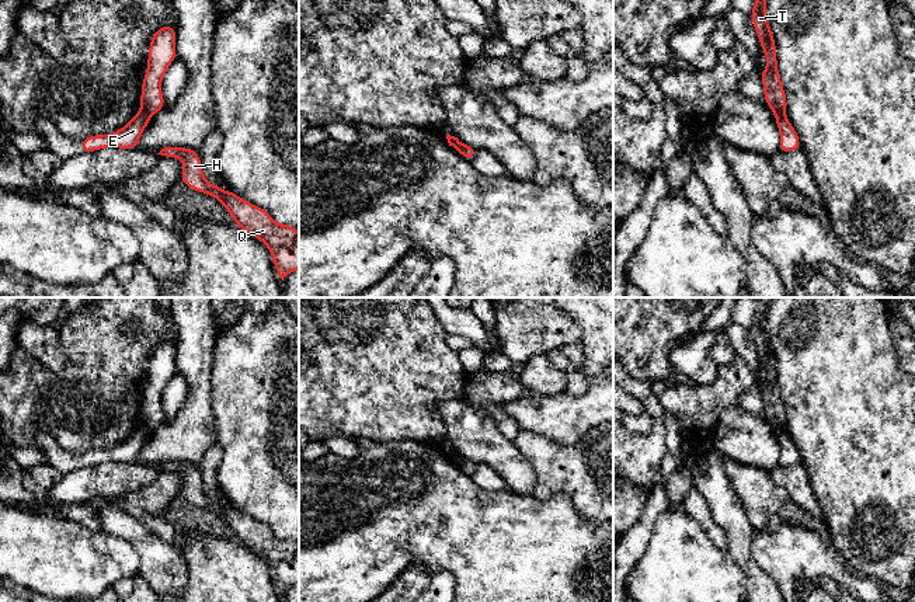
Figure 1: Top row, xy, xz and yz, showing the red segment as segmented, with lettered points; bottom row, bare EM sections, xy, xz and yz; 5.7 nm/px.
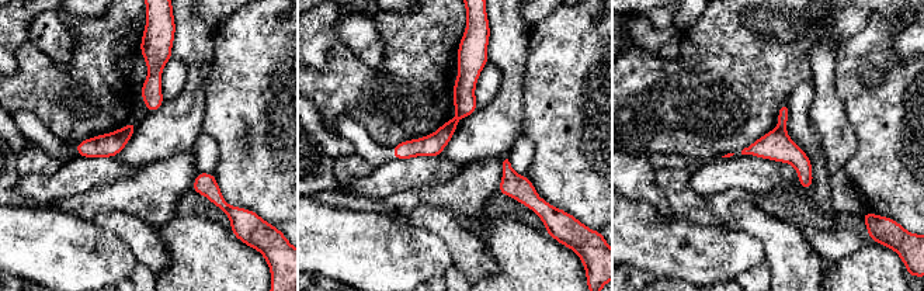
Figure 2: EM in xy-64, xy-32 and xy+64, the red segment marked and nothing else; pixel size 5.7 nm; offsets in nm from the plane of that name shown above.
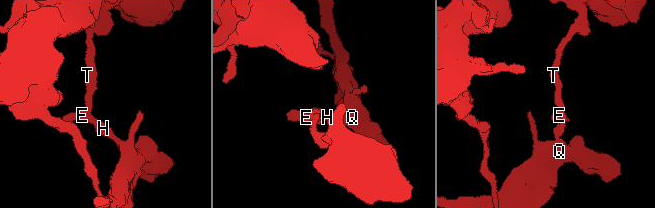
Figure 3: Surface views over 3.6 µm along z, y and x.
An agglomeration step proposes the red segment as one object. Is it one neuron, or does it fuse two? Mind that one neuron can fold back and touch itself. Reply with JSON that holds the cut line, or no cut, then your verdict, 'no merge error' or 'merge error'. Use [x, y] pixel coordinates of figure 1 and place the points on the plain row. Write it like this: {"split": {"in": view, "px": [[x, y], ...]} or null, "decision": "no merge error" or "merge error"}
{"split": {"in": "yz", "px": [[773, 425], [785, 431]]}, "decision": "merge error"}

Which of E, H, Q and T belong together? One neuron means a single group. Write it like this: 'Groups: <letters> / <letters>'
Groups: E H Q / T

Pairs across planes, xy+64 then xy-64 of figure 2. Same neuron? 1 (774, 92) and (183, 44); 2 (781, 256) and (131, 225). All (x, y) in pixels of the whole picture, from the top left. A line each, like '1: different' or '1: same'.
1: different
2: same

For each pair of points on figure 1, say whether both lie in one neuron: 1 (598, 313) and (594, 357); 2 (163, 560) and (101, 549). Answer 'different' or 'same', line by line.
1: same
2: different

